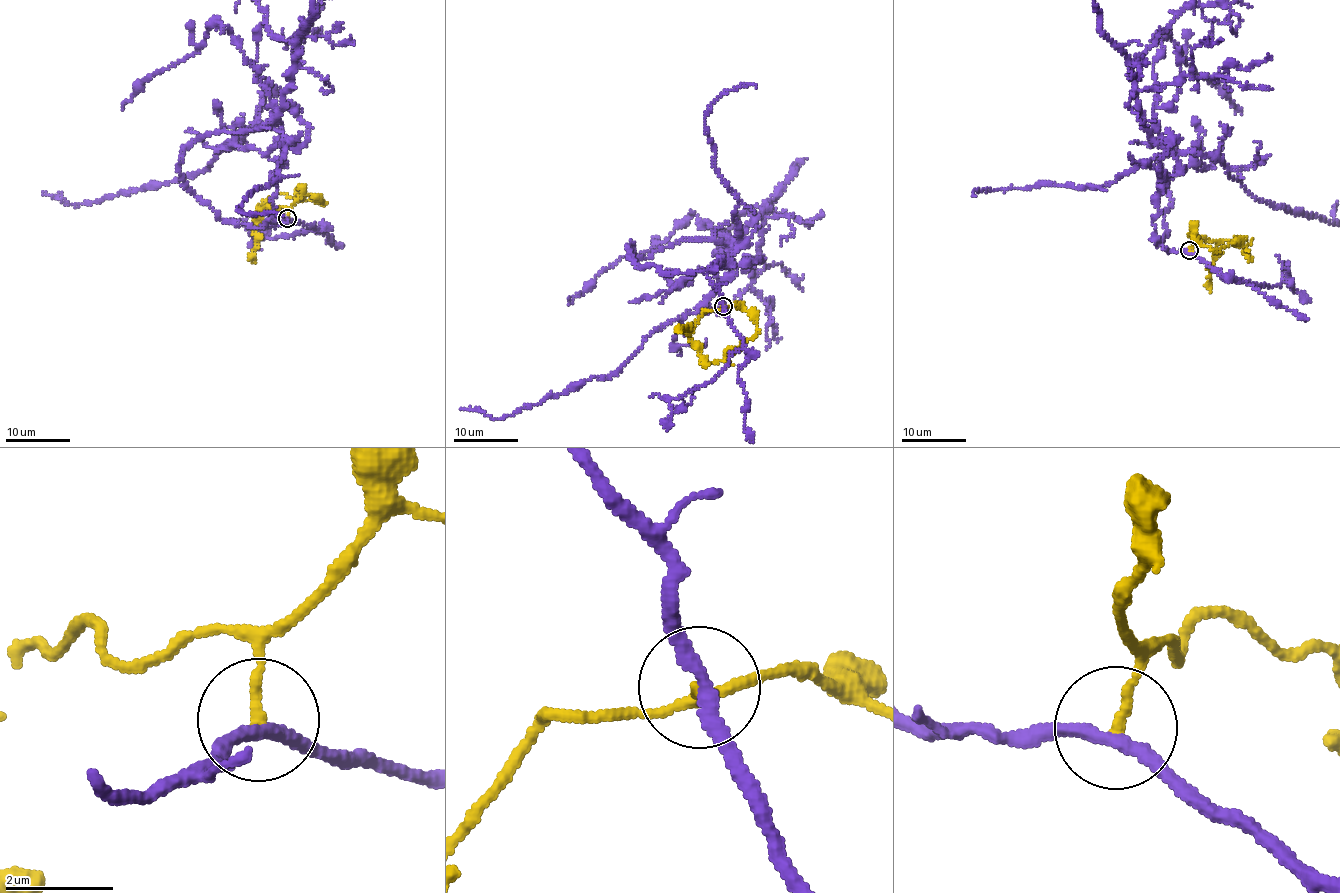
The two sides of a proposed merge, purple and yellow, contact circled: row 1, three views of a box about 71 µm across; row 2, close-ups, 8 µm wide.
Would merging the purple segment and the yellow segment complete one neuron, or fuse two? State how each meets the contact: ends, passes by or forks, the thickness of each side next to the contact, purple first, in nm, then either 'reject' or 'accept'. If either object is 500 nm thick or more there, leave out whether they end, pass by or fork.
purple passes by | yellow ends | 260/200 nm | reject

